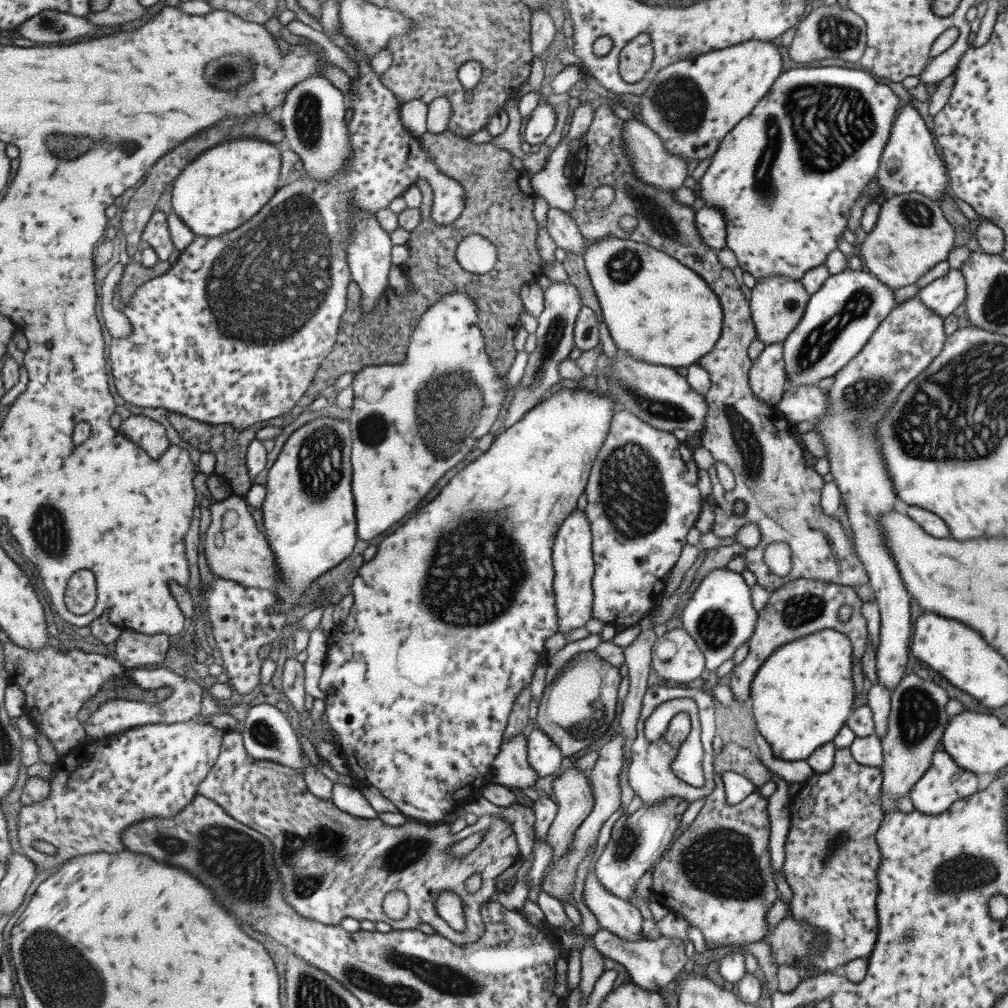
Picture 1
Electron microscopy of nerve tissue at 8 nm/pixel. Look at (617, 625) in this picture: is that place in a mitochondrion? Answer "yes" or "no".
no

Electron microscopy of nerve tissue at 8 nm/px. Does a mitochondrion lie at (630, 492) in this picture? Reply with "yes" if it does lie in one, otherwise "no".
yes

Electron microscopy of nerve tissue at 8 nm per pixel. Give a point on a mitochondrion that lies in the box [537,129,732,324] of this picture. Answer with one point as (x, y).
(652, 210)

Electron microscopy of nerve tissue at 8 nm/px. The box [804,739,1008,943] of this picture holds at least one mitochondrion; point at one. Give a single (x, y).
(968, 870)

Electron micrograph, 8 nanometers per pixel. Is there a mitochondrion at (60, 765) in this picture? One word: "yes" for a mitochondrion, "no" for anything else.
no

